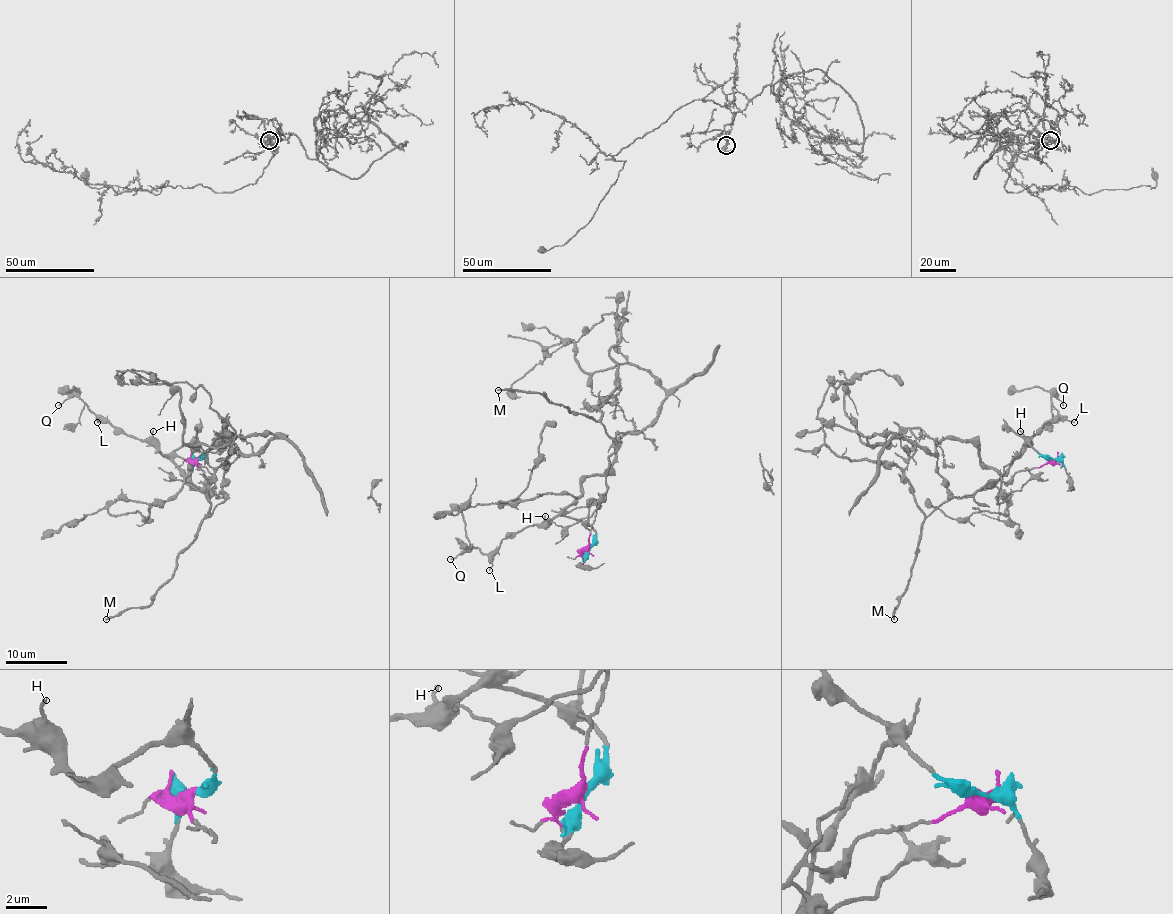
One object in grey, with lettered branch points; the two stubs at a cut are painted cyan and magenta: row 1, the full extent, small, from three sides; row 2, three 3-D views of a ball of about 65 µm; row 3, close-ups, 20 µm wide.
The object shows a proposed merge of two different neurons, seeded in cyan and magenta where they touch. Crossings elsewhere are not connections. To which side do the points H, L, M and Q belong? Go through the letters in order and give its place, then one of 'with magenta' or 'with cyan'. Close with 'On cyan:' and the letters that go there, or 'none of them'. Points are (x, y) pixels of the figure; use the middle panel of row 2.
H: at (545, 516); with cyan
L: at (489, 570); with cyan
M: at (498, 390); with magenta
Q: at (450, 559); with cyan
On cyan: H, L, Q

